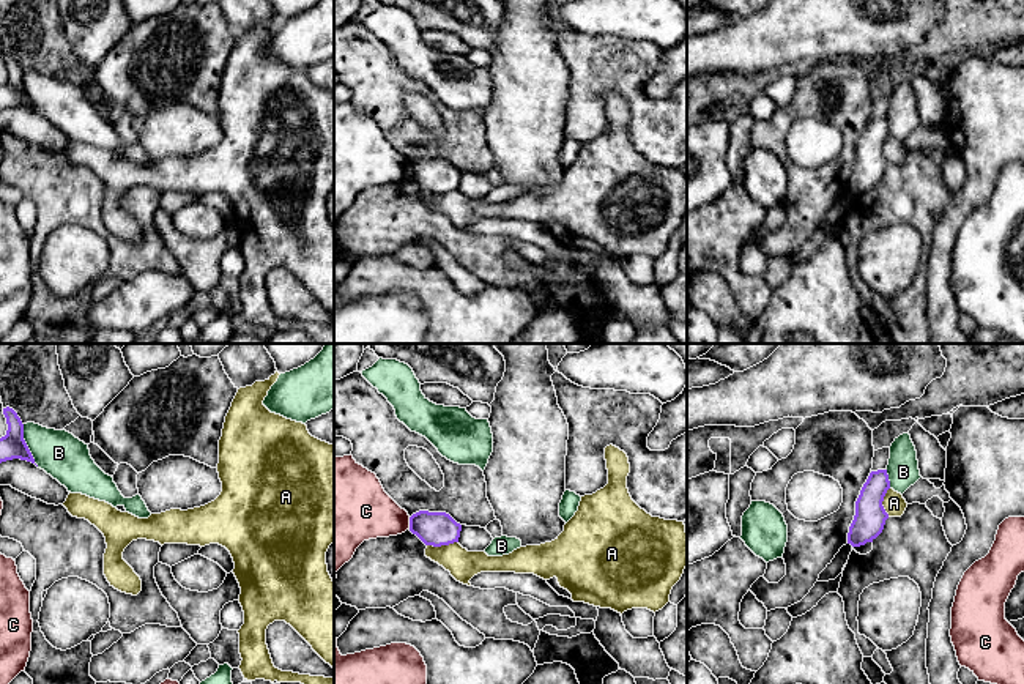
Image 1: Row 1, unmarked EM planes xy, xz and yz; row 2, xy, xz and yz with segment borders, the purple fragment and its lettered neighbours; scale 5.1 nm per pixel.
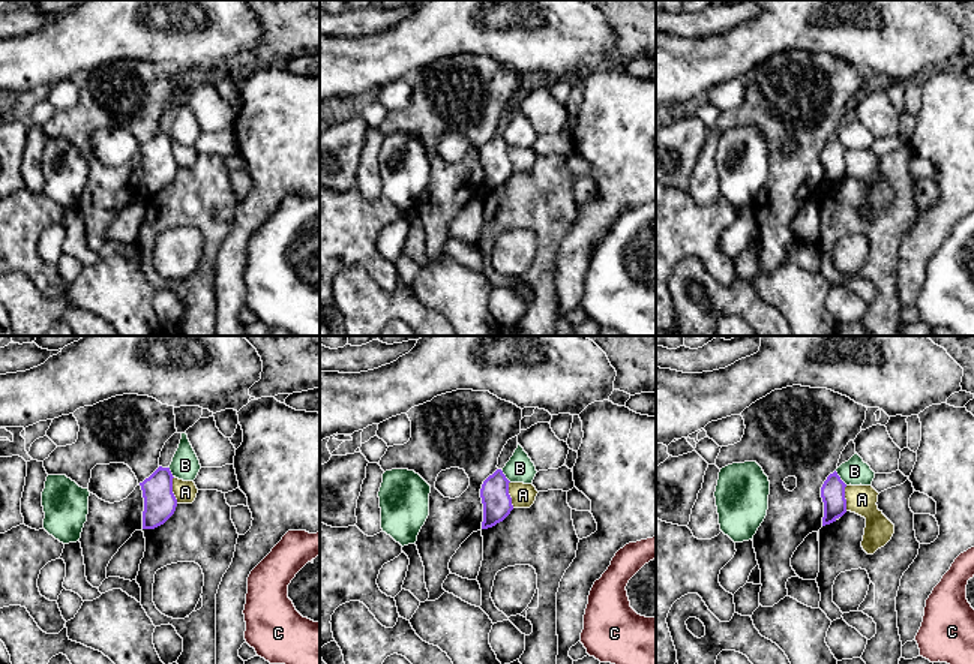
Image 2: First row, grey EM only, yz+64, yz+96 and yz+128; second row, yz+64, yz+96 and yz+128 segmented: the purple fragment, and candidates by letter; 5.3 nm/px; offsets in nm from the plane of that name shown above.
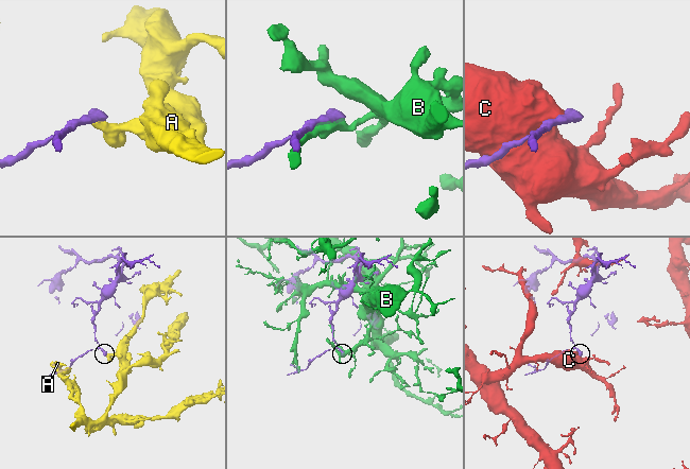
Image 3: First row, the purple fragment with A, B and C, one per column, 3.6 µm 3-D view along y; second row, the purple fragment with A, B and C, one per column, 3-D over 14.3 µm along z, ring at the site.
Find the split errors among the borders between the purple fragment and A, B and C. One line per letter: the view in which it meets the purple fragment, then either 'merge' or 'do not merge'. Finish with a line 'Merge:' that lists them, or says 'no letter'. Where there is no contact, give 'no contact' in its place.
A: meets purple in xz; do not merge
B: meets purple in xy; do not merge
C: meets purple in xz; do not merge
Merge: no letter

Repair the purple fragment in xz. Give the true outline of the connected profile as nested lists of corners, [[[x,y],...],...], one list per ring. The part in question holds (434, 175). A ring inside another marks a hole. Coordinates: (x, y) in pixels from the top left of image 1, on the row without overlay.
[[[419,158],[410,164],[410,178],[425,192],[441,194],[458,189],[462,172],[446,159]]]

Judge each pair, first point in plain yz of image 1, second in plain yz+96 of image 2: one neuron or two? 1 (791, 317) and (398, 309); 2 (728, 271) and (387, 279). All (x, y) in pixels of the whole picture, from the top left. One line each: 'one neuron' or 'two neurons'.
1: two neurons
2: one neuron

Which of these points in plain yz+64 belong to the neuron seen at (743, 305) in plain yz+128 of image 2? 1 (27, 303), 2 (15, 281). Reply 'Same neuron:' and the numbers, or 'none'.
Same neuron: 1, 2

